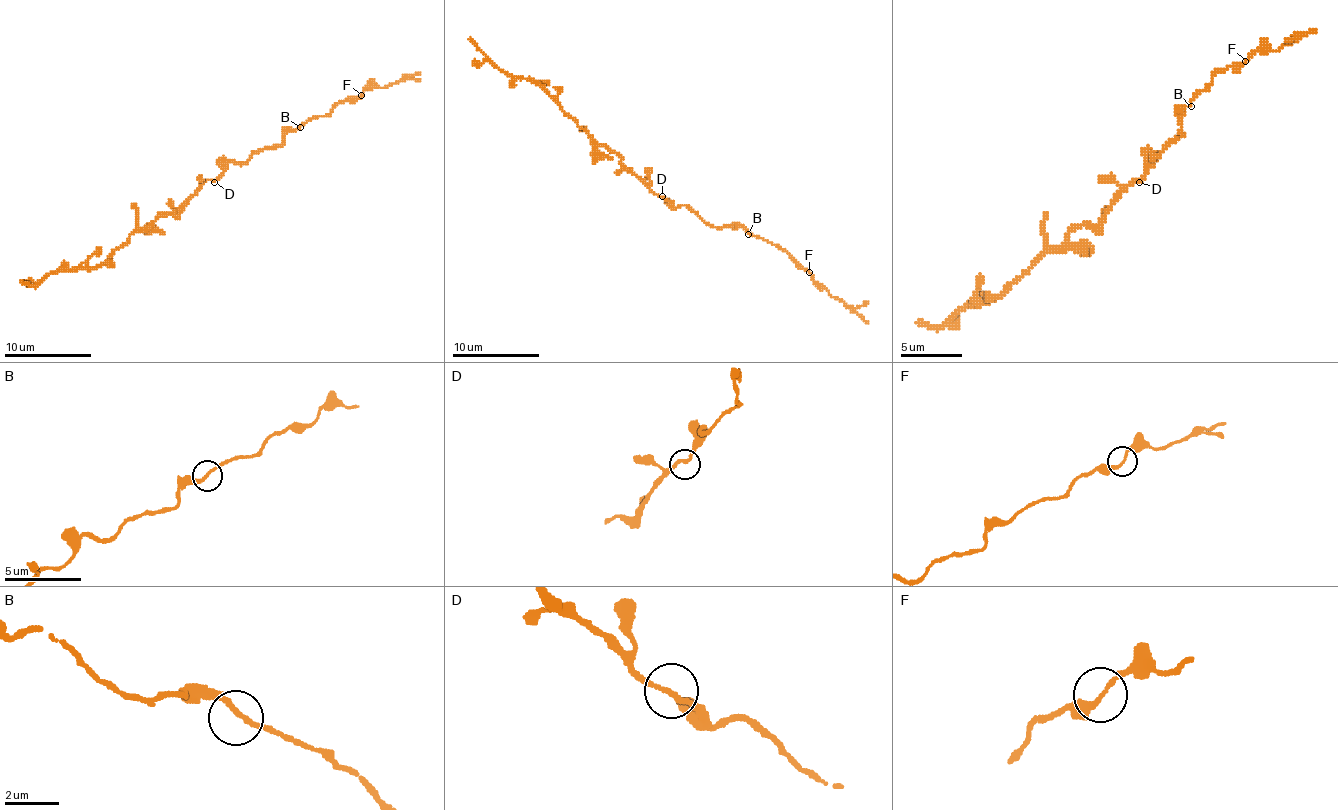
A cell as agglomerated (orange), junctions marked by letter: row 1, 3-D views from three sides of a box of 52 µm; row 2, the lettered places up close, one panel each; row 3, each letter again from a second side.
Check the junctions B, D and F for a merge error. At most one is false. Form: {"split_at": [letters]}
{"split_at": ["F"]}

